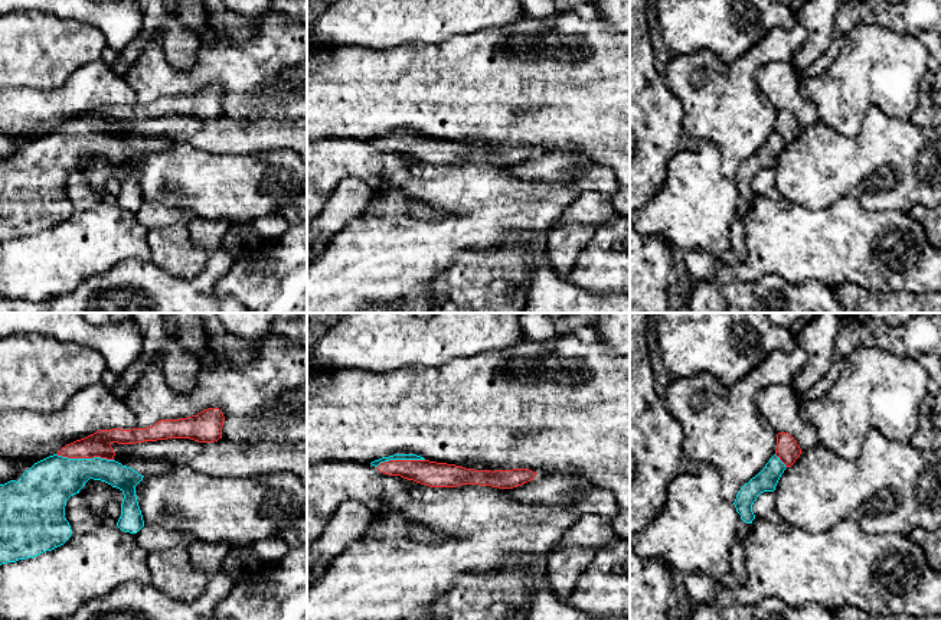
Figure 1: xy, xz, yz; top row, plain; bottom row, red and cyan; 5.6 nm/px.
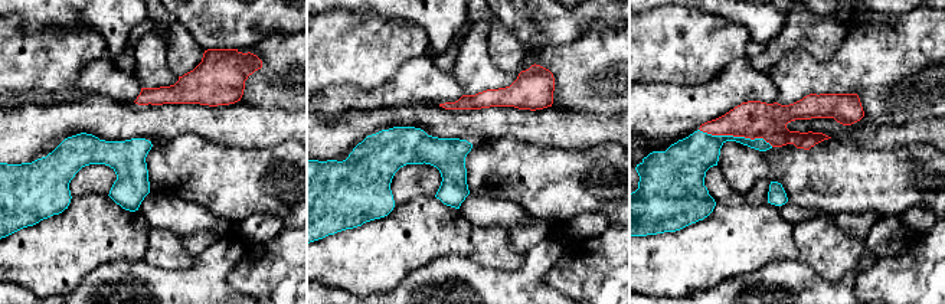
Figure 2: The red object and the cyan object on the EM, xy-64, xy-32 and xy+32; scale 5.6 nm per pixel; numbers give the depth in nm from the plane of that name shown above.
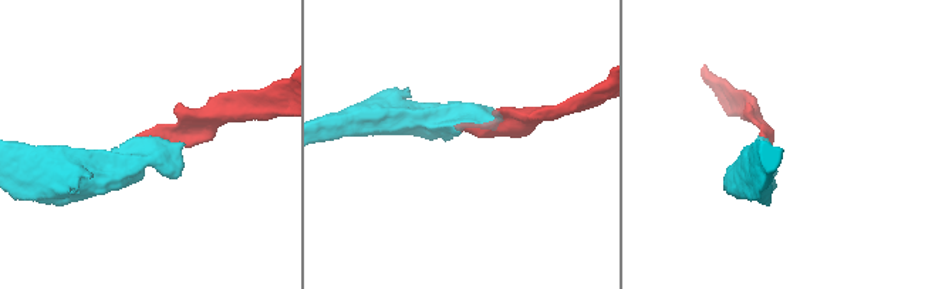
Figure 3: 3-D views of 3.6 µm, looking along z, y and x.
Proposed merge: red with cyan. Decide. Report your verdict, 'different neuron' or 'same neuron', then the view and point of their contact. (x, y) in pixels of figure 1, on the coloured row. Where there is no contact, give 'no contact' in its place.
same neuron | xy (85, 457)

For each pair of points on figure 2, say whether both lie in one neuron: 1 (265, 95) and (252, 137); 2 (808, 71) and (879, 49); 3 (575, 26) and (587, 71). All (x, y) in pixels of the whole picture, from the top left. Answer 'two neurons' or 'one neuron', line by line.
1: two neurons
2: one neuron
3: two neurons

